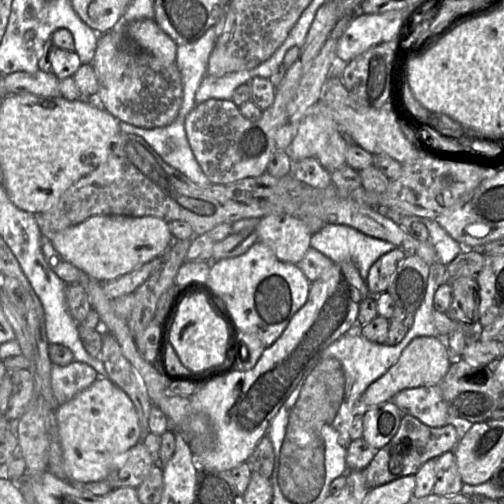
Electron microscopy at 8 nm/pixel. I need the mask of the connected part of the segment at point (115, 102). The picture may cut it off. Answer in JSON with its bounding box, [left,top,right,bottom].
[91,24,182,129]

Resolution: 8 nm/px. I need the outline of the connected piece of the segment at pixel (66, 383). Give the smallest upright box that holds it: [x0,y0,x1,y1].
[50,361,99,405]

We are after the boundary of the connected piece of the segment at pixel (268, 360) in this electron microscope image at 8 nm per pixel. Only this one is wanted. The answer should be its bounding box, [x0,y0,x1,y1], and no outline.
[154,263,370,471]

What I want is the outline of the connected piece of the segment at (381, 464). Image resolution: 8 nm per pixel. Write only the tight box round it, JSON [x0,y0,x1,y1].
[362,415,458,489]

